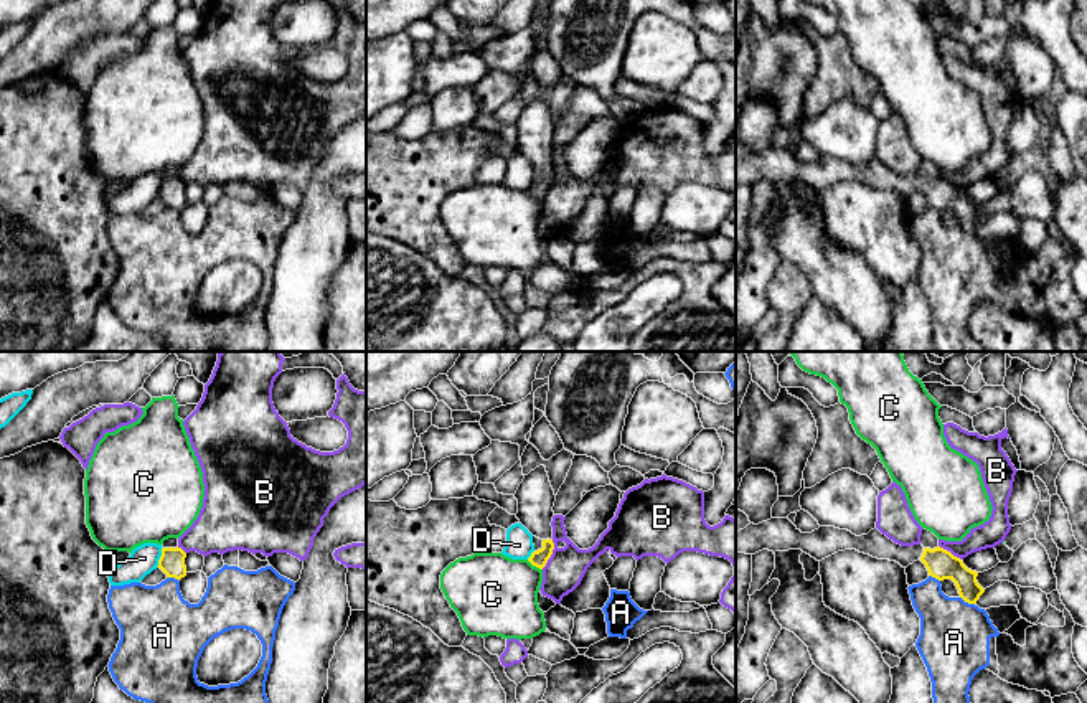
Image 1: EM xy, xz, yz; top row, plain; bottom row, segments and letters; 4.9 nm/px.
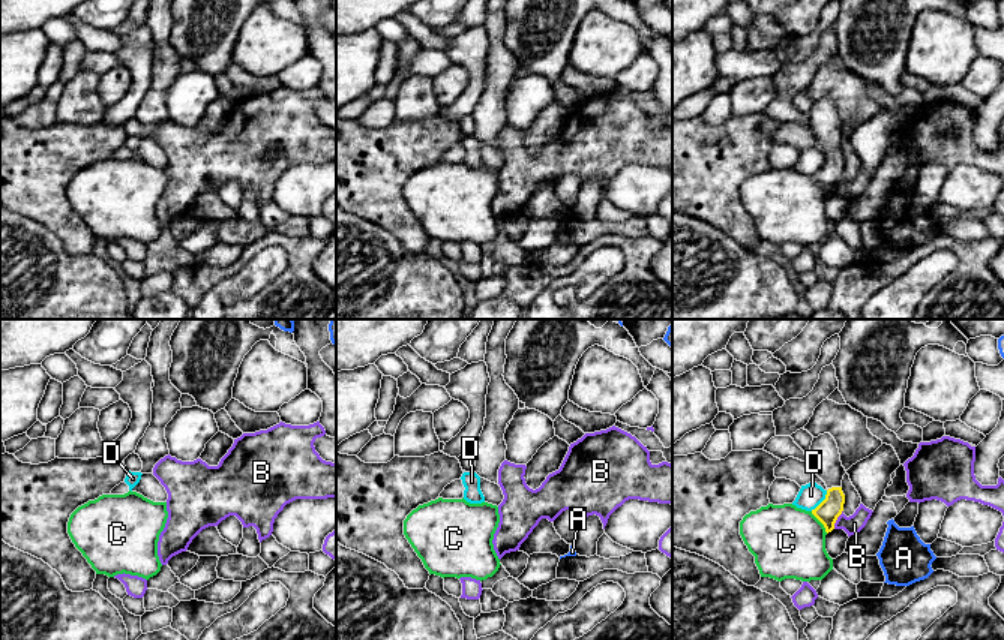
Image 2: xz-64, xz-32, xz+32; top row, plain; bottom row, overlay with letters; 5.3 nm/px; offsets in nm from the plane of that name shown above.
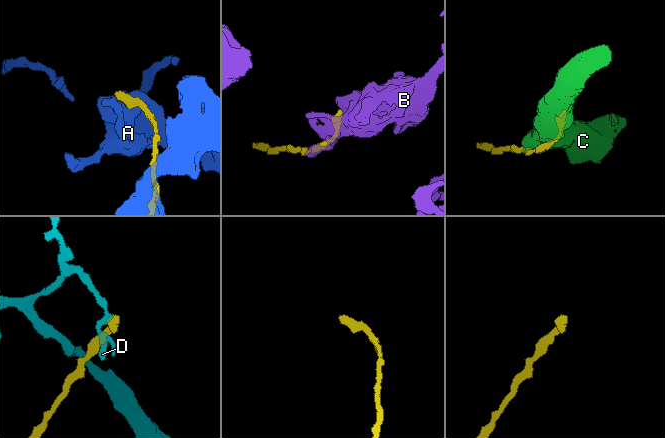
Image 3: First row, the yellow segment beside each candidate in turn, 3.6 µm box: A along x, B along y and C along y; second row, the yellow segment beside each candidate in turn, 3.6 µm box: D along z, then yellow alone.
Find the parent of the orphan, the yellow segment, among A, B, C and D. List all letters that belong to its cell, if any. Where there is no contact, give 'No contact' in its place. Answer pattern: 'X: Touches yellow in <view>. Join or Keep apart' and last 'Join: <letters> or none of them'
A: Touches yellow in yz. Keep apart
B: Touches yellow in xz. Keep apart
C: Touches yellow in xz. Keep apart
D: Touches yellow in xy. Keep apart
Join: none of them

